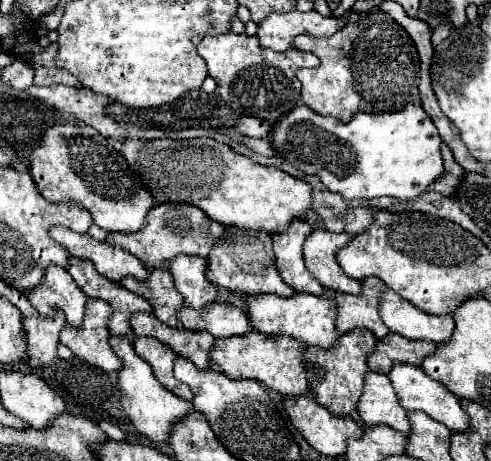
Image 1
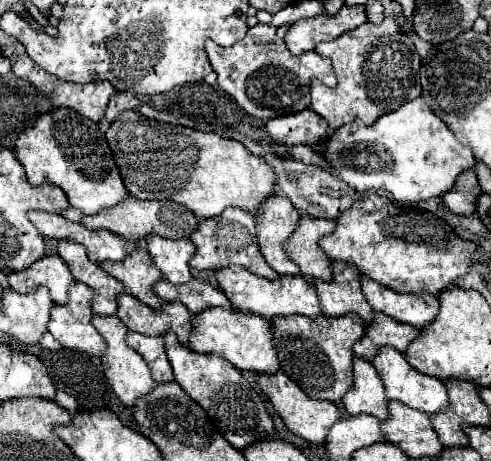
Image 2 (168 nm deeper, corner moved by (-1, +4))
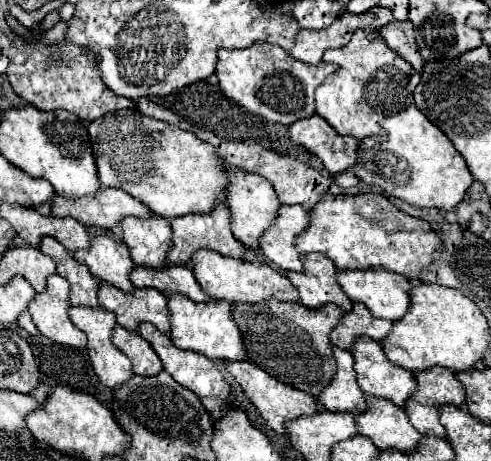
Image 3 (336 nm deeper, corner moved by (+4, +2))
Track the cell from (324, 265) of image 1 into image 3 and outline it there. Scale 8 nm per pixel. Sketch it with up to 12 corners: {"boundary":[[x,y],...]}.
{"boundary":[[282,205],[260,237],[262,253],[284,271],[300,271],[294,241],[306,227],[300,205]]}

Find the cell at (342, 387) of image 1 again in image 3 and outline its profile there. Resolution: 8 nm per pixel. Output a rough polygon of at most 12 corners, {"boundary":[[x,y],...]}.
{"boundary":[[234,303],[248,361],[318,395],[344,311]]}

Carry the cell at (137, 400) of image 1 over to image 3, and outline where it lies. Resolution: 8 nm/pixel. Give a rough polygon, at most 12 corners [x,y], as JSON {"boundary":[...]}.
{"boundary":[[70,307],[100,383],[114,389],[132,363],[112,343],[114,313]]}

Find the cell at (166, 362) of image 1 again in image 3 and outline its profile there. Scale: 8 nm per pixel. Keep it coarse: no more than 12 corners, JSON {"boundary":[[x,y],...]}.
{"boundary":[[116,325],[112,341],[136,375],[162,371],[160,357],[140,335]]}

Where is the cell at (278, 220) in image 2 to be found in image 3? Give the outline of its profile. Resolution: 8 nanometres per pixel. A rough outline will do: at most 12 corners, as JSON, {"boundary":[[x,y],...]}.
{"boundary":[[226,169],[232,233],[258,249],[276,219],[272,185],[242,169]]}

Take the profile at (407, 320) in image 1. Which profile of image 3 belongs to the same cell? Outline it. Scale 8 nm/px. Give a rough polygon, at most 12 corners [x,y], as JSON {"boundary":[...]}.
{"boundary":[[346,269],[338,285],[378,319],[410,307],[410,279],[386,269]]}

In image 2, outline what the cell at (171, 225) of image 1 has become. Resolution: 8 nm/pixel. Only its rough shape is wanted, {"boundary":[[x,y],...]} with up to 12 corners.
{"boundary":[[129,197],[117,211],[83,217],[127,241],[189,239],[199,219],[163,199]]}

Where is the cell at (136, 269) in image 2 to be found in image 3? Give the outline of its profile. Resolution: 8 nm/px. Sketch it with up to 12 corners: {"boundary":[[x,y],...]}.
{"boundary":[[106,235],[74,251],[94,277],[132,291],[134,261]]}

